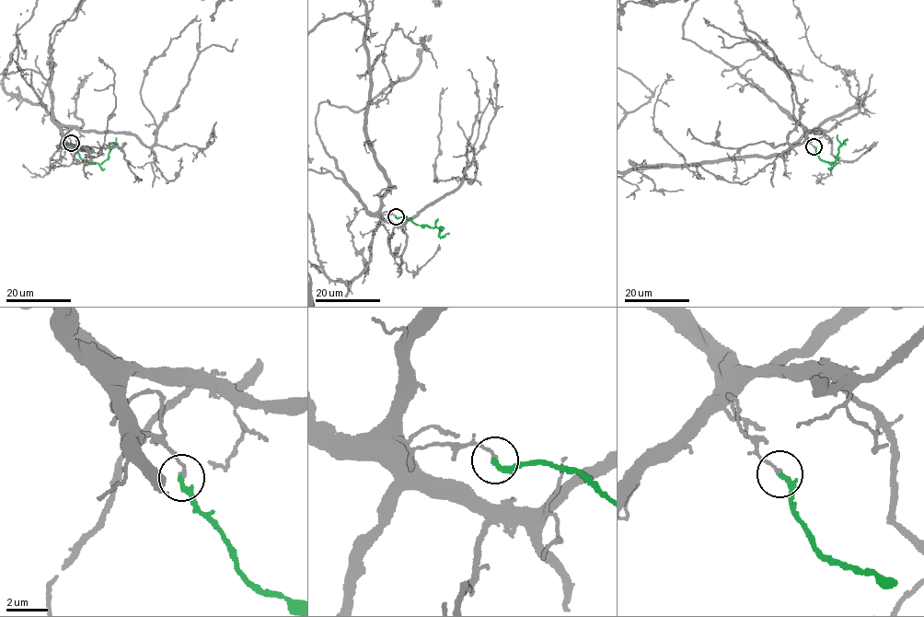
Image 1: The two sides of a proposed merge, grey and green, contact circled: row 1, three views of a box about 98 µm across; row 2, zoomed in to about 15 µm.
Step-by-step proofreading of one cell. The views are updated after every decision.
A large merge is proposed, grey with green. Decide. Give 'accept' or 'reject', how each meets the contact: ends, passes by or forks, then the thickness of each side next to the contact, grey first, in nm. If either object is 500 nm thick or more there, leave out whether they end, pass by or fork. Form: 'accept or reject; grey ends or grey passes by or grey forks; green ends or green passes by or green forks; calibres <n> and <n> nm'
reject; grey ends; green ends; calibres 160 and 280 nm

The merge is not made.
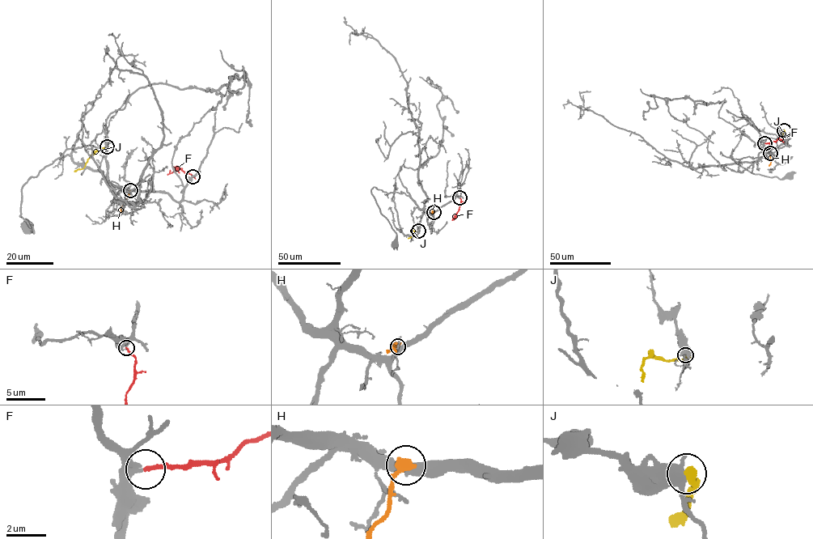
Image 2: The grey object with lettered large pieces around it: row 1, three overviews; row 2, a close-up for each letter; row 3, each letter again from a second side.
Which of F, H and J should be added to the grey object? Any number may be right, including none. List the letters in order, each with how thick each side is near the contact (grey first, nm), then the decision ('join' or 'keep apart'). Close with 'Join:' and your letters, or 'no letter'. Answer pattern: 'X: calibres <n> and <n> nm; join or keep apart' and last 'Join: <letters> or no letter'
F: calibres 280 and 200 nm; join
H: calibres 440 and 480 nm; keep apart
J: calibres 440 and 460 nm; keep apart
Join: F

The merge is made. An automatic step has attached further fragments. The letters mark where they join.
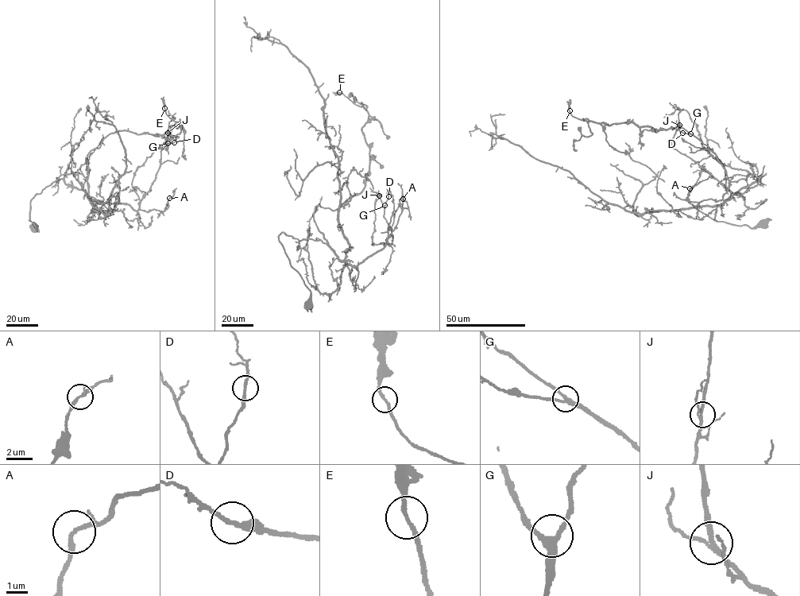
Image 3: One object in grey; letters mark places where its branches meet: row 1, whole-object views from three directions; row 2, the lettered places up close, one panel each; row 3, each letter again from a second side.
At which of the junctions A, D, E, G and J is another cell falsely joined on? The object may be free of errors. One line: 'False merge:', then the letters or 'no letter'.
False merge: no letter

